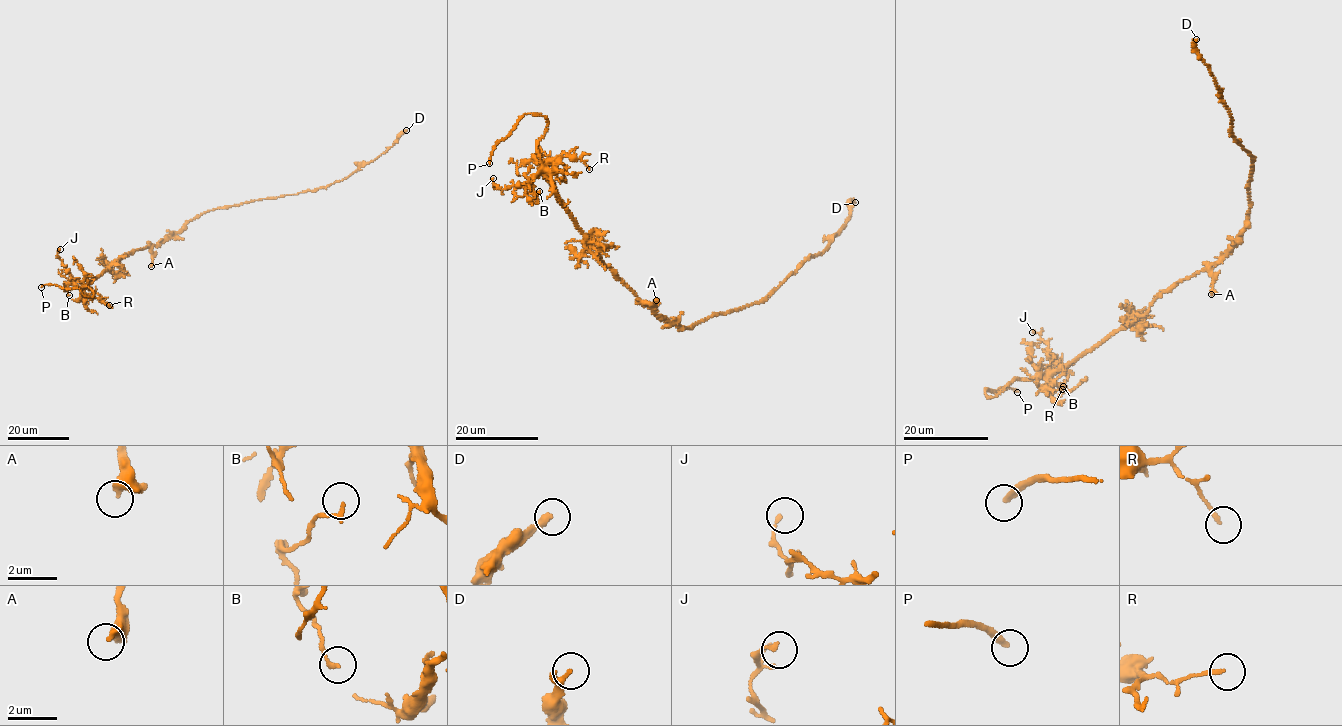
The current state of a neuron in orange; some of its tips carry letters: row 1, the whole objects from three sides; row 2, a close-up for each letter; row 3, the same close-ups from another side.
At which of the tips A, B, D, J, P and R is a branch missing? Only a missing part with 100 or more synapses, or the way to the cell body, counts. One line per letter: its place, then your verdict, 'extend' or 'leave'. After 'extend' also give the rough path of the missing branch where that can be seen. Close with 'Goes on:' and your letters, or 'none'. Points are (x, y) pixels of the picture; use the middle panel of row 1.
A: place (656, 300); leave
B: place (539, 191); leave
D: place (855, 202); leave
J: place (493, 178); leave
P: place (489, 163); extend; course (489, 163), (489, 180), (482, 183), (472, 159)
R: place (589, 169); leave
Goes on: P

